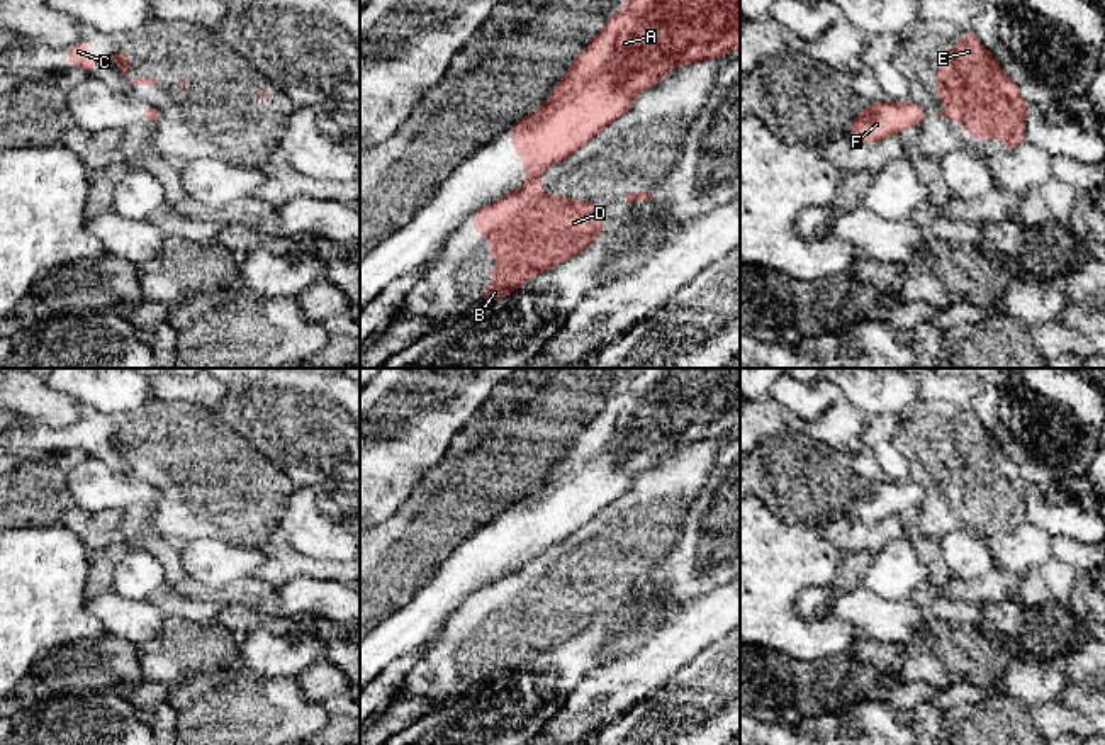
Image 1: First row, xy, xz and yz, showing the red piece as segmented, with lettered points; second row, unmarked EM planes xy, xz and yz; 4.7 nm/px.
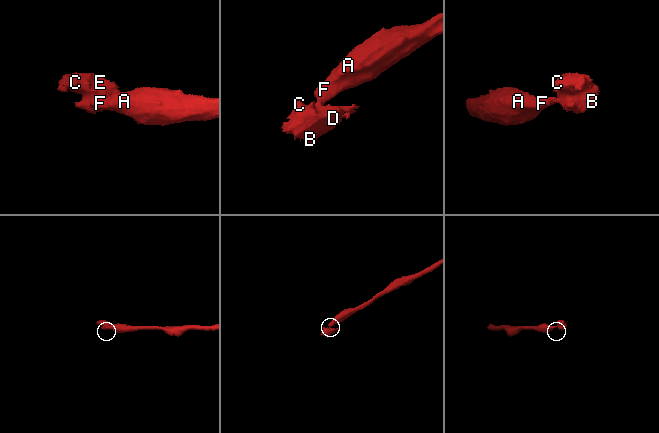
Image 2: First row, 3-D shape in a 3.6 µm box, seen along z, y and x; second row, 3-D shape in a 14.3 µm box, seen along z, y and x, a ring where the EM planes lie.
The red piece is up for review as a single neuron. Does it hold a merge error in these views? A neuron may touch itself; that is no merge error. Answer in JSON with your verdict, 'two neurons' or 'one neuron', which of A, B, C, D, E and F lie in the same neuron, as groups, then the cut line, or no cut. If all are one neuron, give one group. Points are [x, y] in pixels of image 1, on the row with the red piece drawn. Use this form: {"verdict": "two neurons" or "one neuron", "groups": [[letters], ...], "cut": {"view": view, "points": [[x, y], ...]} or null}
{"verdict": "two neurons", "groups": [["A", "F"], ["B", "C", "D", "E"]], "cut": {"view": "xz", "points": [[538, 173], [528, 180]]}}

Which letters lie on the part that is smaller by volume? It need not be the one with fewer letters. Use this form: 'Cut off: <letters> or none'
Cut off: B, C, D, E

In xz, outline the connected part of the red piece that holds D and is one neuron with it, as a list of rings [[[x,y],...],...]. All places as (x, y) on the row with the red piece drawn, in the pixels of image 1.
[[[538,175],[468,219],[475,232],[489,236],[485,244],[496,256],[496,266],[489,270],[496,282],[482,288],[484,302],[494,302],[591,246],[603,234],[606,214],[596,200],[543,195]]]

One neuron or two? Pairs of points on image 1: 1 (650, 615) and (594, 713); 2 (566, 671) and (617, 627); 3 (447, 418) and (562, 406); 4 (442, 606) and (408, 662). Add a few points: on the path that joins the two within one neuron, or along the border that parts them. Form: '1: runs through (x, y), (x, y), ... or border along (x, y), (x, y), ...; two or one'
1: border along (676, 608), (657, 627); two
2: runs through (577, 657), (603, 633); one
3: border along (496, 386), (448, 447); two
4: border along (428, 640), (399, 655), (384, 671); two

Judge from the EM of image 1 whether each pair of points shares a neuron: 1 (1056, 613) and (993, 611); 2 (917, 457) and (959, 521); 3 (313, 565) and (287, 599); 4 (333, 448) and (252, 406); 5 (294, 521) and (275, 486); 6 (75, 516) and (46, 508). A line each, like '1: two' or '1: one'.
1: one
2: one
3: two
4: one
5: two
6: two

